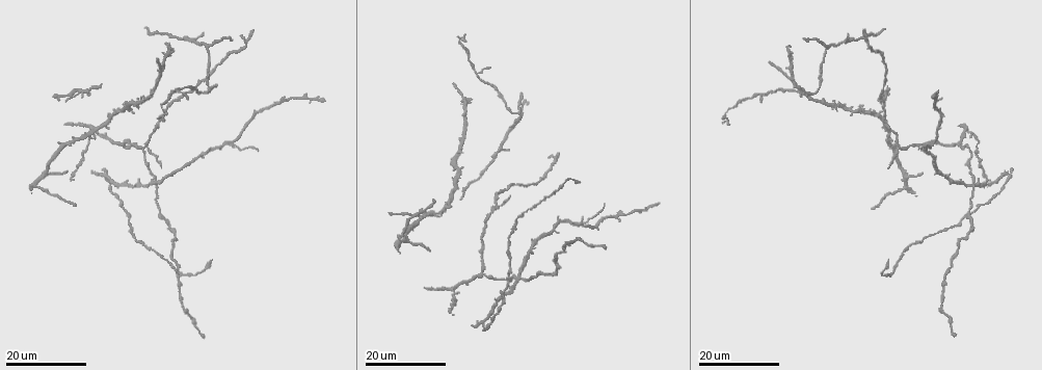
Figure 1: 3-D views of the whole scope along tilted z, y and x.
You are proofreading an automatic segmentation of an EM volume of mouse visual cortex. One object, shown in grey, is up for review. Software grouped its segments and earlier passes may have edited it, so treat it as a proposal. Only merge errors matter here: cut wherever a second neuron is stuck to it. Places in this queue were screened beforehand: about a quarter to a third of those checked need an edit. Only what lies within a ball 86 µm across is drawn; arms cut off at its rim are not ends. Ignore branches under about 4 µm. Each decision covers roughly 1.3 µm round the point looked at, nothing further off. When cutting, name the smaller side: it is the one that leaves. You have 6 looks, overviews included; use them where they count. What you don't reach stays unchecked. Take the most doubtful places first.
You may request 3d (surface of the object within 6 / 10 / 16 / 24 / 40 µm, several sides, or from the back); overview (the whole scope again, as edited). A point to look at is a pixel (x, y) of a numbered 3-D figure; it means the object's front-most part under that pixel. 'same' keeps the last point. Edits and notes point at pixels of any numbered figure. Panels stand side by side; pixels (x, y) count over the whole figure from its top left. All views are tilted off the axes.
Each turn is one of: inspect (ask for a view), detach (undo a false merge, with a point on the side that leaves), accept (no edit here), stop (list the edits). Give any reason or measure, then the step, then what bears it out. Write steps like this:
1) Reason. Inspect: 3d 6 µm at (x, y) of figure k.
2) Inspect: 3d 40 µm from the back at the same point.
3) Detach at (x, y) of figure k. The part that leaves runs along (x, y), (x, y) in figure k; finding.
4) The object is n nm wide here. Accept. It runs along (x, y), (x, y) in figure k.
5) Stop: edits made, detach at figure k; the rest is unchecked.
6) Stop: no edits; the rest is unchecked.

Thin arm on a thick one. Inspect: 3d 24 µm at (932, 140) of figure 1.

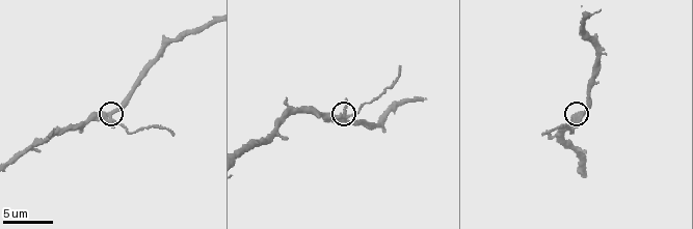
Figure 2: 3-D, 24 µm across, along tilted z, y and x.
Inspect: 3d 10 µm at (107, 117) of figure 2.

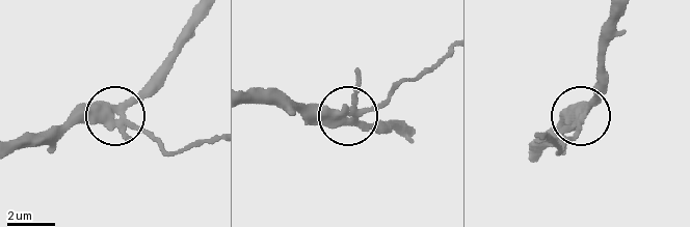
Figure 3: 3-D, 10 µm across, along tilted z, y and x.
The side arm is 9 µm long. Accept. It runs along (16, 146), (61, 137), (83, 121), (123, 117), (169, 154) in figure 3; all the same neuron.

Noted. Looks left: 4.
Inspect: 3d 24 µm at (207, 43) of figure 1.

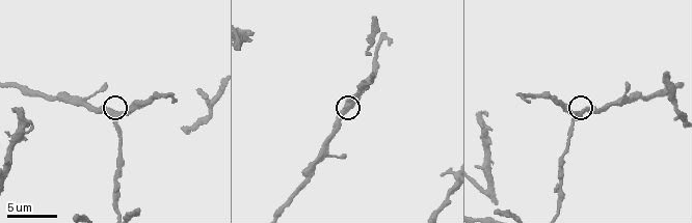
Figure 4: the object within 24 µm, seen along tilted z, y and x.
Zoom in. Inspect: 3d 6 µm at (353, 104) of figure 4.

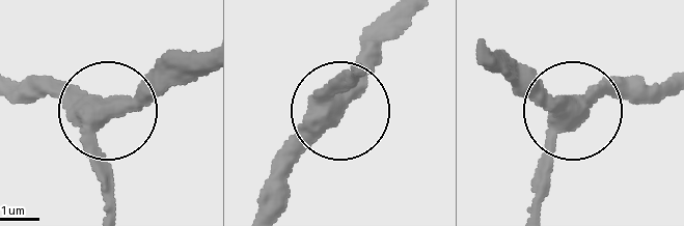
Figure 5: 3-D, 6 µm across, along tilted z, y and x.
Accept. It runs along (102, 201), (104, 122), (198, 75) in figure 5; one neuron here.

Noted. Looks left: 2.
Branch point. Inspect: 3d 24 µm at (521, 113) of figure 1.

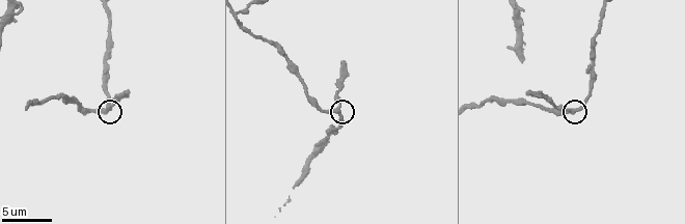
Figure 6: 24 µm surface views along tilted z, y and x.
Inspect: 3d 6 µm at (338, 109) of figure 6.

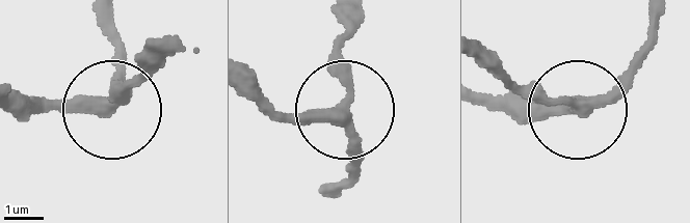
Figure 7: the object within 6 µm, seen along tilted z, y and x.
Accept. All the same neuron.

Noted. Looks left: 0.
Stop: no edits; the rest is unchecked.

